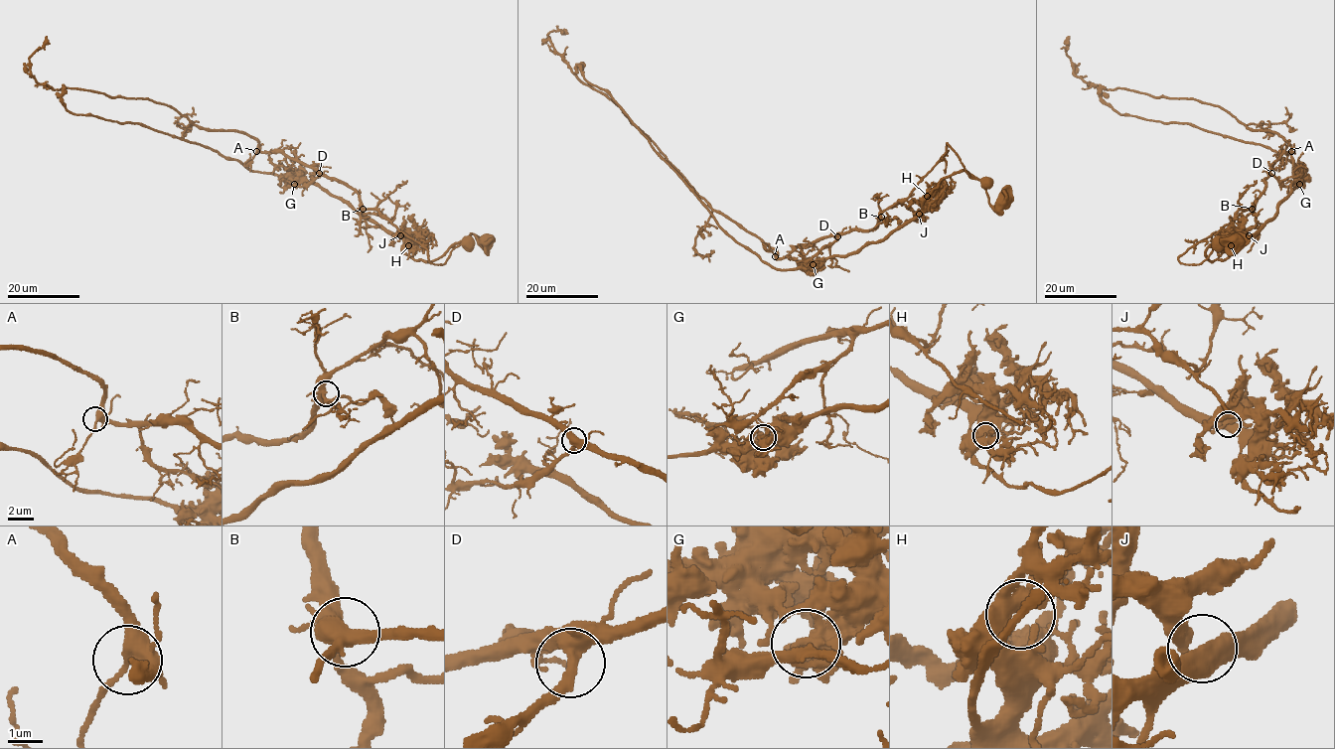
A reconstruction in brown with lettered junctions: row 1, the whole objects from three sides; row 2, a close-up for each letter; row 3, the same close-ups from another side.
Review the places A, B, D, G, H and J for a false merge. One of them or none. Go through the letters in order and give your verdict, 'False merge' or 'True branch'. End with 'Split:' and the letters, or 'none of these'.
A: True branch
B: True branch
D: True branch
G: False merge
H: True branch
J: True branch
Split: G

